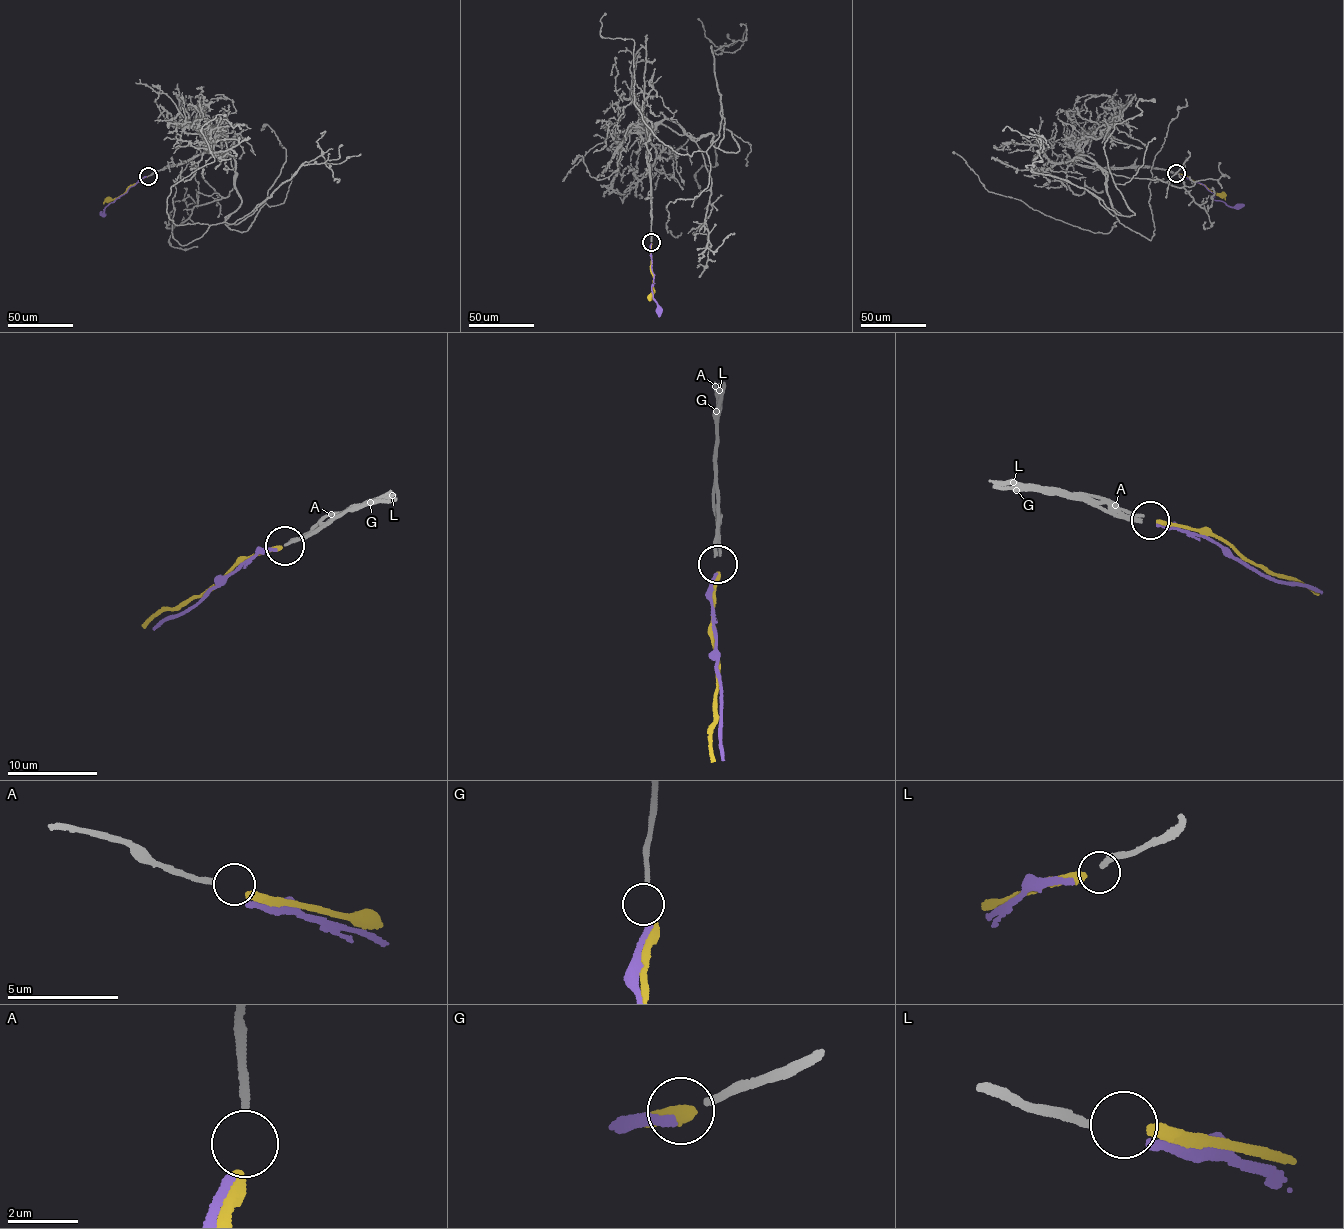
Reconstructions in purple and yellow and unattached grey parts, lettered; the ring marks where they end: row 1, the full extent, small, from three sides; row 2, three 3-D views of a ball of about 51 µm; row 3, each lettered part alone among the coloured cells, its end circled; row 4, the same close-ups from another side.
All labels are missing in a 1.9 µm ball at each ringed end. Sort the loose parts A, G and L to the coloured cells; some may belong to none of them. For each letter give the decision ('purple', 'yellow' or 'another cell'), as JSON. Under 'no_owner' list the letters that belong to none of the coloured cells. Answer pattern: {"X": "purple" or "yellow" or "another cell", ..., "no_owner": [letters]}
{"A": "another cell", "G": "purple", "L": "yellow", "no_owner": ["A"]}

